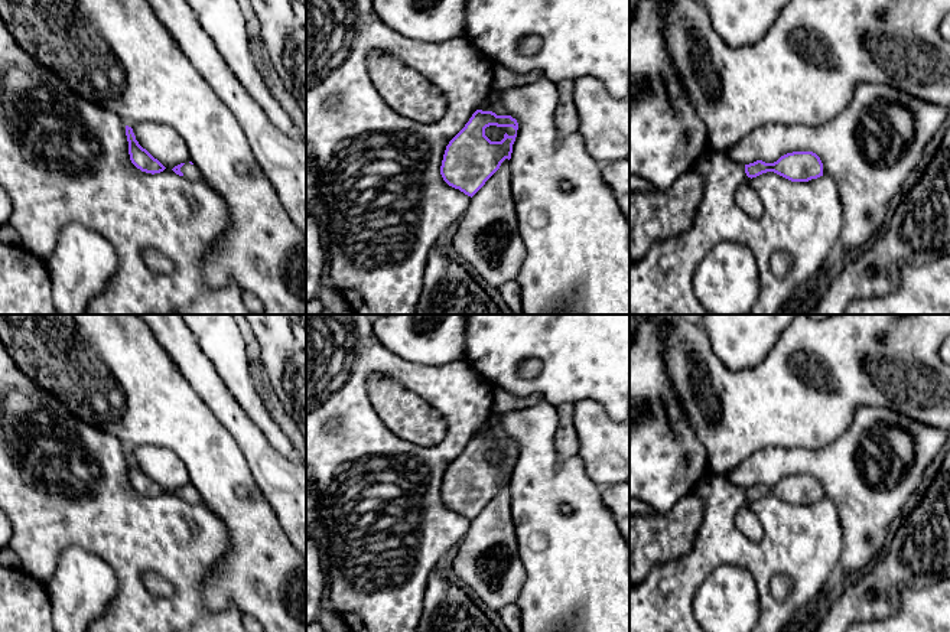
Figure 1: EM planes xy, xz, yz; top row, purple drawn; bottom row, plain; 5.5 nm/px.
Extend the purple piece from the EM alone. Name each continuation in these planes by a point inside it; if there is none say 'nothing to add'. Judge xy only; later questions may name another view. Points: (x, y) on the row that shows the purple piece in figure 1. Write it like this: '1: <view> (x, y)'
1: xy (189, 170)

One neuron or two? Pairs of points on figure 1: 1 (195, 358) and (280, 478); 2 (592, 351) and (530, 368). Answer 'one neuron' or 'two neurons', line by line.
1: one neuron
2: two neurons

